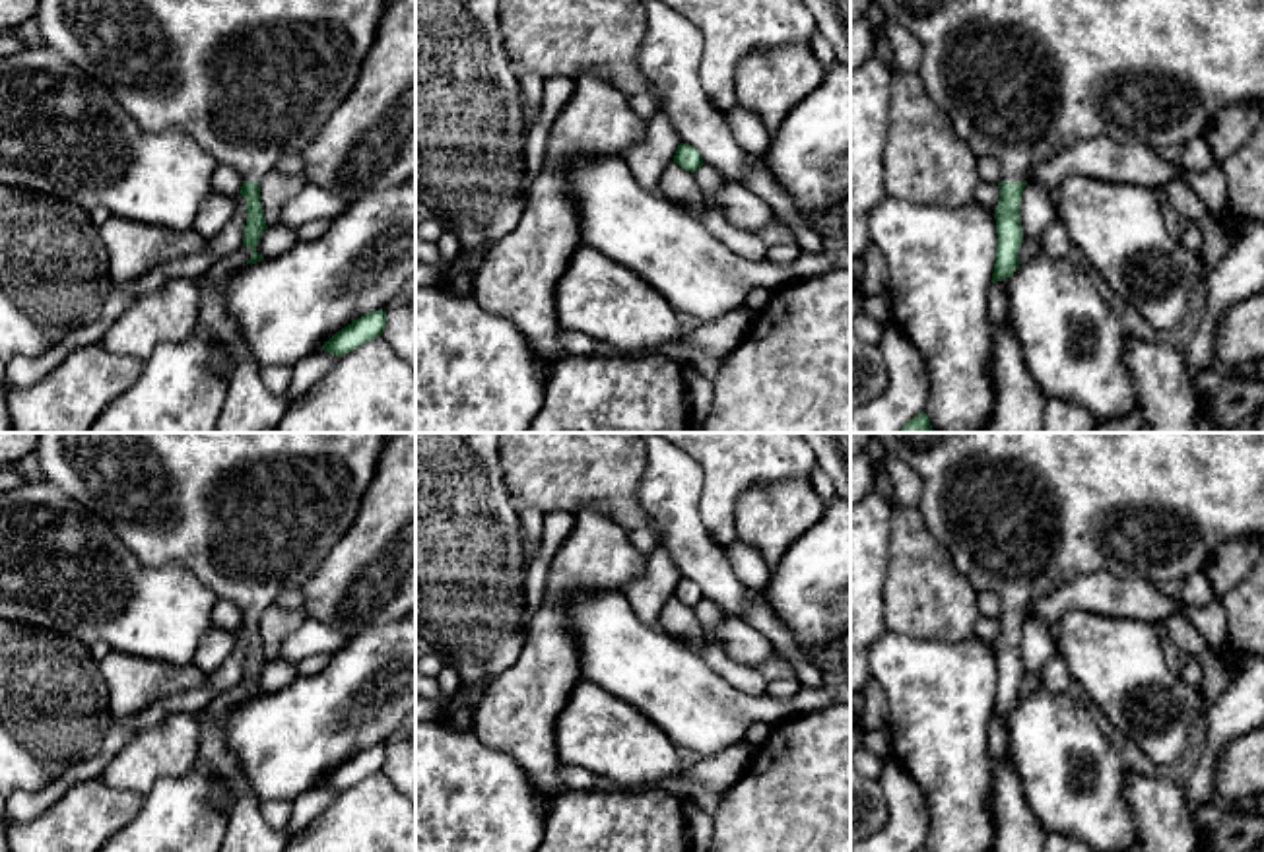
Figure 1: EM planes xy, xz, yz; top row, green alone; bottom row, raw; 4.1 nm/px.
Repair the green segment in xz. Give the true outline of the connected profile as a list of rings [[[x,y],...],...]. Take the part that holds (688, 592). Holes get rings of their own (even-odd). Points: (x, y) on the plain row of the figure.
[[[680,578],[674,590],[674,598],[678,598],[682,604],[695,607],[701,604],[703,590],[689,578]]]

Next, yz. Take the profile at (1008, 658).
[[[872,433],[885,452],[899,458],[920,479],[918,510],[926,528],[946,549],[953,567],[977,592],[996,592],[1002,602],[996,640],[996,699],[992,718],[1012,712],[1023,677],[1021,631],[1031,606],[1085,574],[1107,571],[1114,576],[1142,576],[1157,586],[1181,586],[1188,574],[1204,571],[1214,553],[1229,540],[1264,538],[1264,433]]]

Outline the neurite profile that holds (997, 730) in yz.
[[[1012,712],[992,718],[988,726],[988,755],[992,759],[994,770],[994,790],[996,790],[996,774],[1008,755],[1006,730]]]

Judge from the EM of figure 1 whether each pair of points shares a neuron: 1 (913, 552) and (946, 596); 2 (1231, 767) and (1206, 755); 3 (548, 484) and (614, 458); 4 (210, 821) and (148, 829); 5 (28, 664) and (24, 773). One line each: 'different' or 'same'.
1: same
2: different
3: same
4: same
5: same

